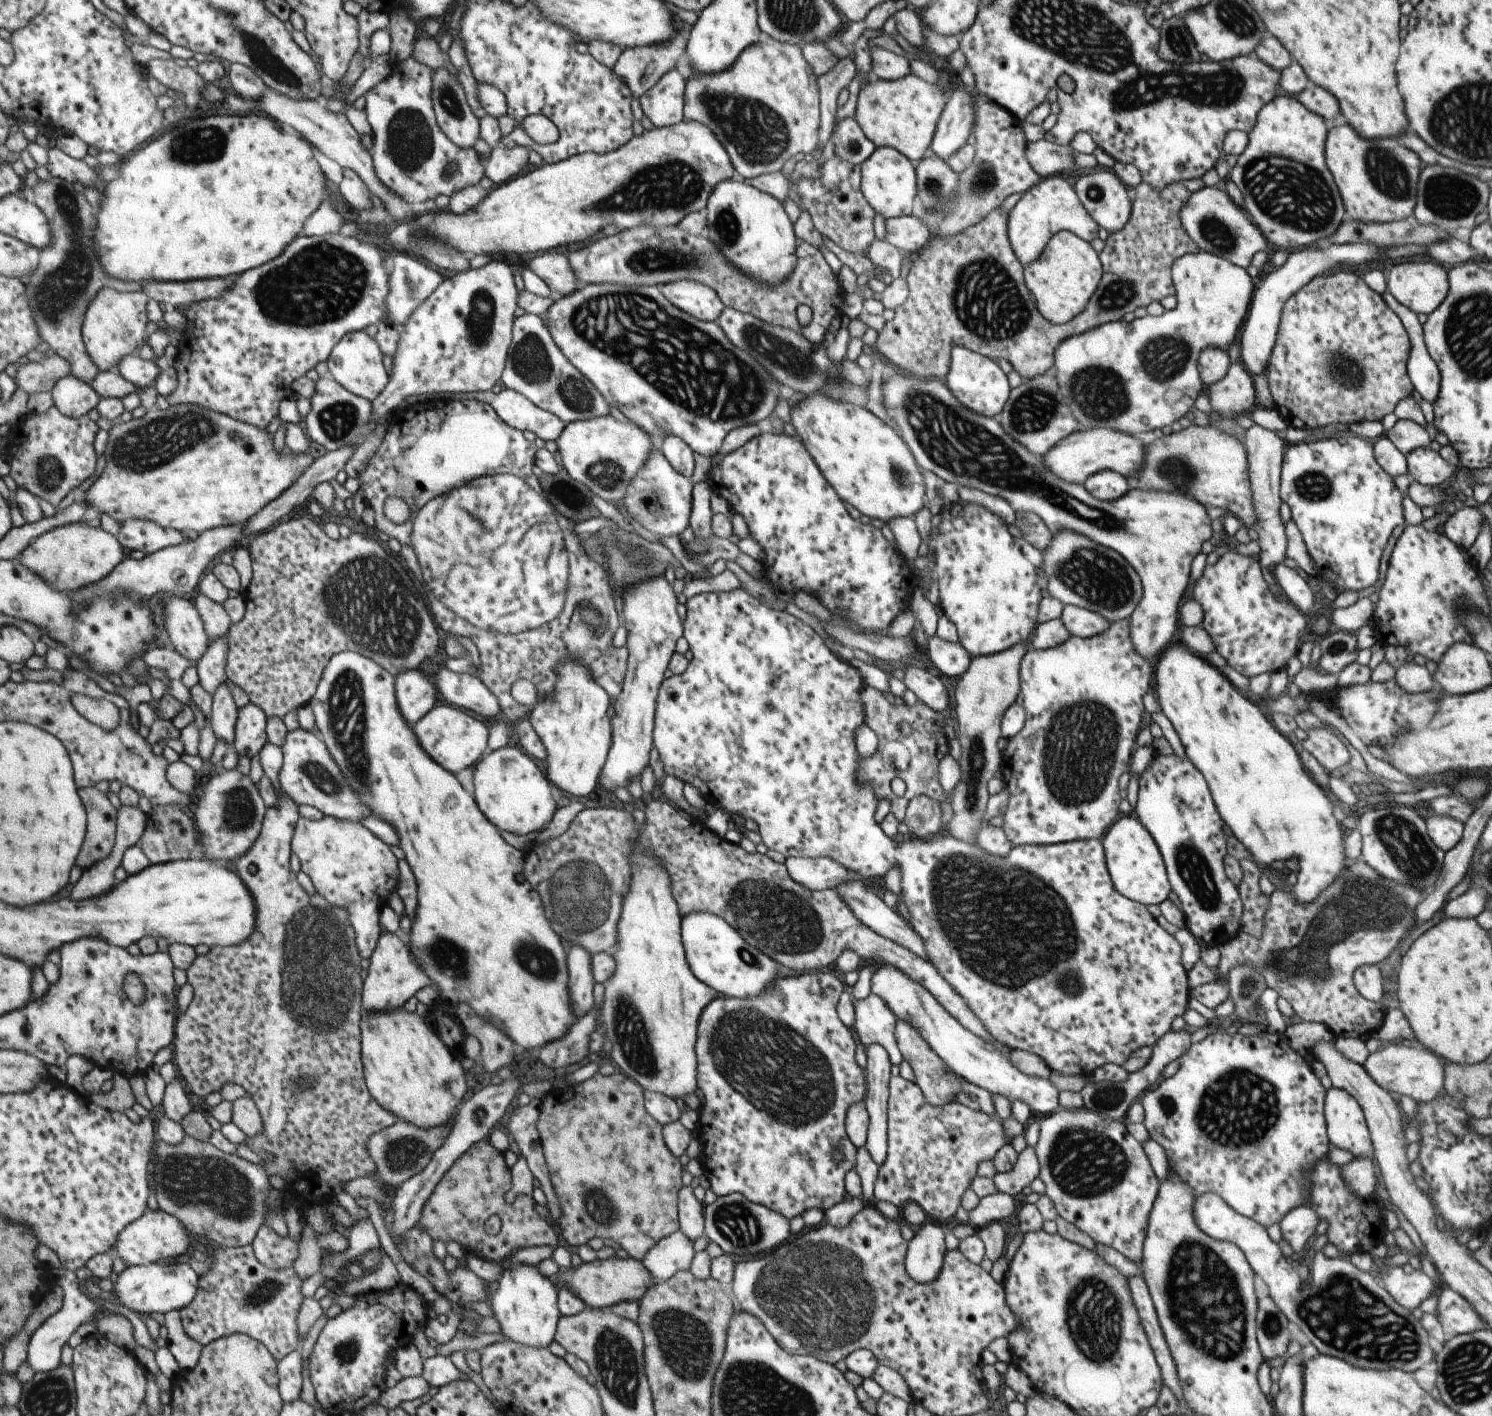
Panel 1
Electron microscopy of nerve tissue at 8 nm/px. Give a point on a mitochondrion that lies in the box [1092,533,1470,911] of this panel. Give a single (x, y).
(1410, 851)

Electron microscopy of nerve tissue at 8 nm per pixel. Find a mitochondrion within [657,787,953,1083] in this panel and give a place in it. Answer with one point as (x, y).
(781, 921)

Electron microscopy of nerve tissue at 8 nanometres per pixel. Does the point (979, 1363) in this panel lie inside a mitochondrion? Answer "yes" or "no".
no

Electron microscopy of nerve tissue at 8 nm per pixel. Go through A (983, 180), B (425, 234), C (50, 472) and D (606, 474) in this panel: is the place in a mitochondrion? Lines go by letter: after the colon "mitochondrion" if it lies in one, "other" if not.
A: mitochondrion
B: other
C: mitochondrion
D: mitochondrion

